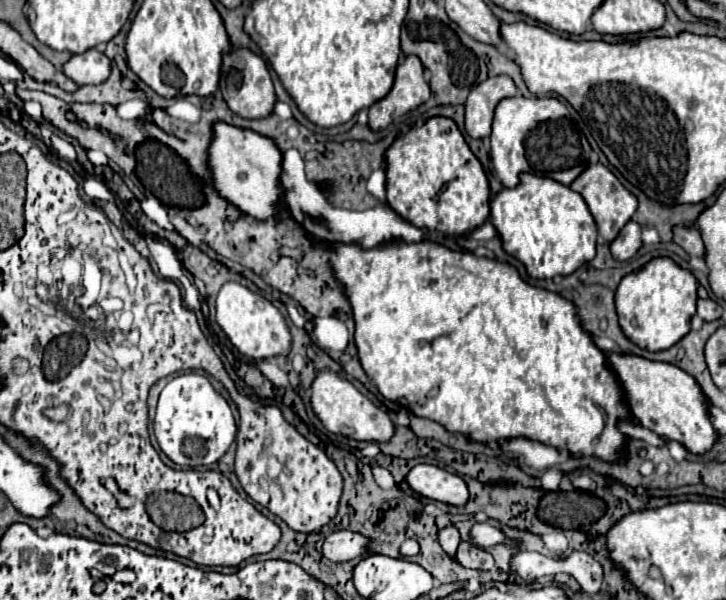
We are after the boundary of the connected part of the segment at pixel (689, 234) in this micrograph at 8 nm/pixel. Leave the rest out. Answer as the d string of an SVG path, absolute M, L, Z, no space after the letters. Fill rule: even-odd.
M674 227L674 243L678 243L690 257L704 259L704 255L706 255L704 241L702 241L702 247L700 247L700 231L698 229Z

